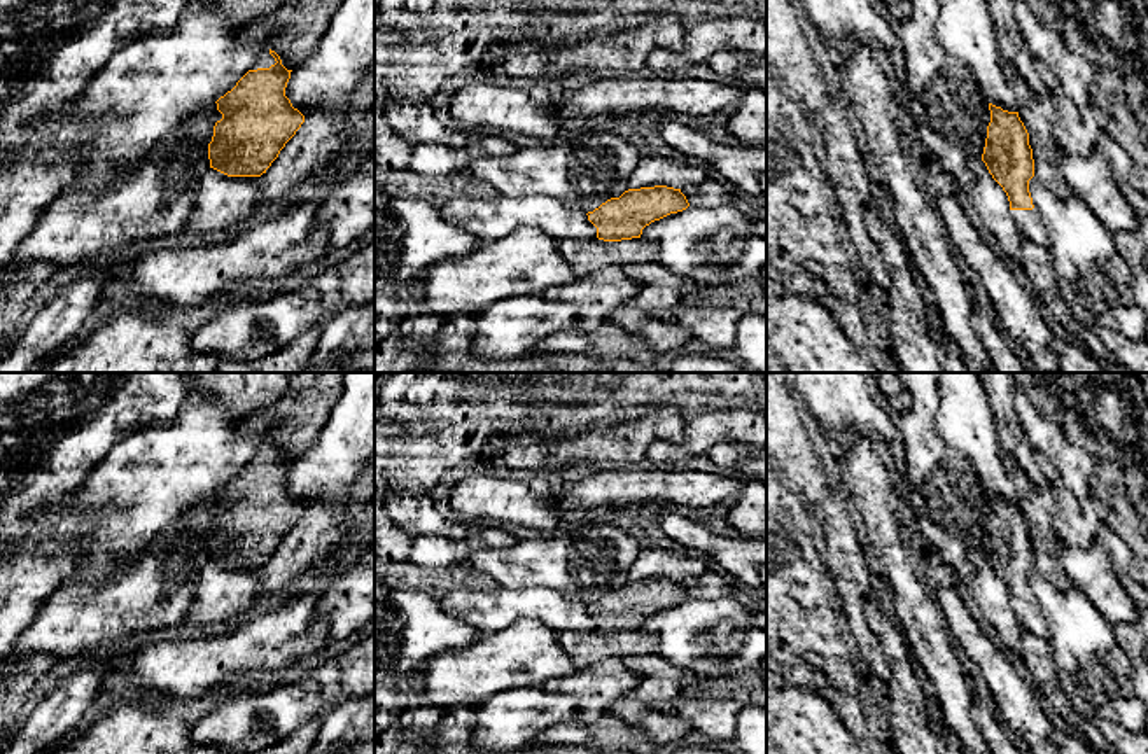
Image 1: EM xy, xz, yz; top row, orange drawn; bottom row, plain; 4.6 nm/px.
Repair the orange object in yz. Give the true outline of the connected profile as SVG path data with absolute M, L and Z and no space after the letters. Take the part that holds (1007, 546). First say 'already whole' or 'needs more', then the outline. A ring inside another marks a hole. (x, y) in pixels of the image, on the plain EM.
needs more; M989 495L990 514L982 546L992 570L1008 588L1012 611L1022 628L1046 640L1046 621L1034 602L1029 572L1034 569L1029 525L1018 504Z

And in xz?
already whole; M654 577L628 581L586 607L597 619L598 632L621 633L640 630L646 618L688 598L690 595L681 581Z

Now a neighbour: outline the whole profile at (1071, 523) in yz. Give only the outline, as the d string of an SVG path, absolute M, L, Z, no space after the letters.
M1036 451L1036 462L1048 479L1048 490L1054 495L1054 528L1062 544L1083 548L1096 544L1096 525L1088 520L1083 504L1062 483L1057 469Z

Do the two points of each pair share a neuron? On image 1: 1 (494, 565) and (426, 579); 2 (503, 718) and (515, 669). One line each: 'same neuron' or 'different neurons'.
1: different neurons
2: different neurons

